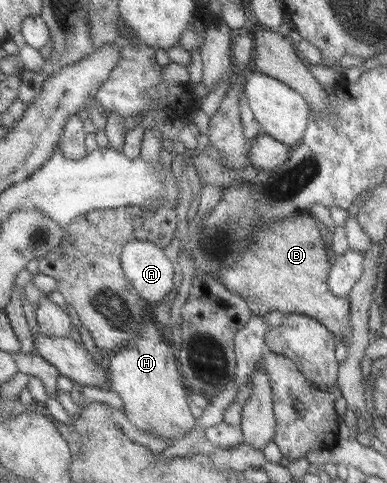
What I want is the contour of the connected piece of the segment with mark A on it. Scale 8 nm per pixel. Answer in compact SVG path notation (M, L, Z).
M132 241L125 246L121 259L128 281L151 305L162 302L162 298L175 290L173 267L164 255L163 246L150 241Z

